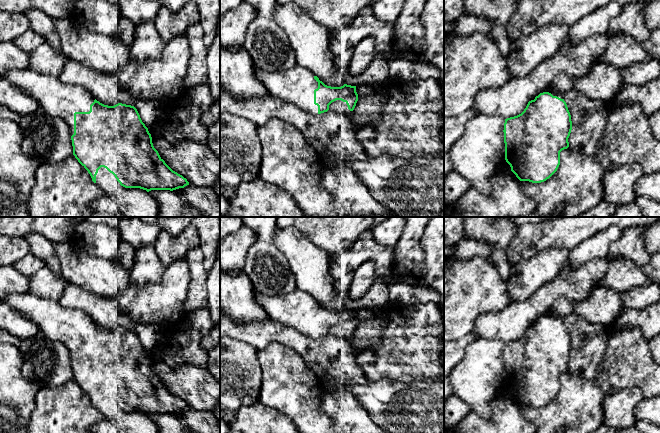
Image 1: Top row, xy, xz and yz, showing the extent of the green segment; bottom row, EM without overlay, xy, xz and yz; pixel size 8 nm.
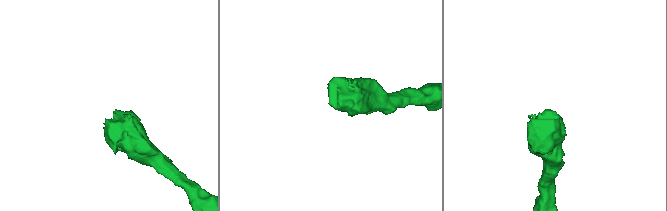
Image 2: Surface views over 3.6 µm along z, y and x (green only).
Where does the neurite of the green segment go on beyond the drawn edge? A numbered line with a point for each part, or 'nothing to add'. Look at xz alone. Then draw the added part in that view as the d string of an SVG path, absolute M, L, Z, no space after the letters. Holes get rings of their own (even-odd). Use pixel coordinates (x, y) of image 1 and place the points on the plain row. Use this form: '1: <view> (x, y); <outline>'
1: xz (296, 309); M299 289L276 296L255 291L254 300L271 319L306 337L318 339L318 330L314 328L314 314L318 312L318 306L310 294Z

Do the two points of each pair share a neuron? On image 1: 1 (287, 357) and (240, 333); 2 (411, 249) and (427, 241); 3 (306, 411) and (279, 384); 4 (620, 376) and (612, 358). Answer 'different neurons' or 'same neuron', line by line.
1: different neurons
2: different neurons
3: same neuron
4: same neuron

